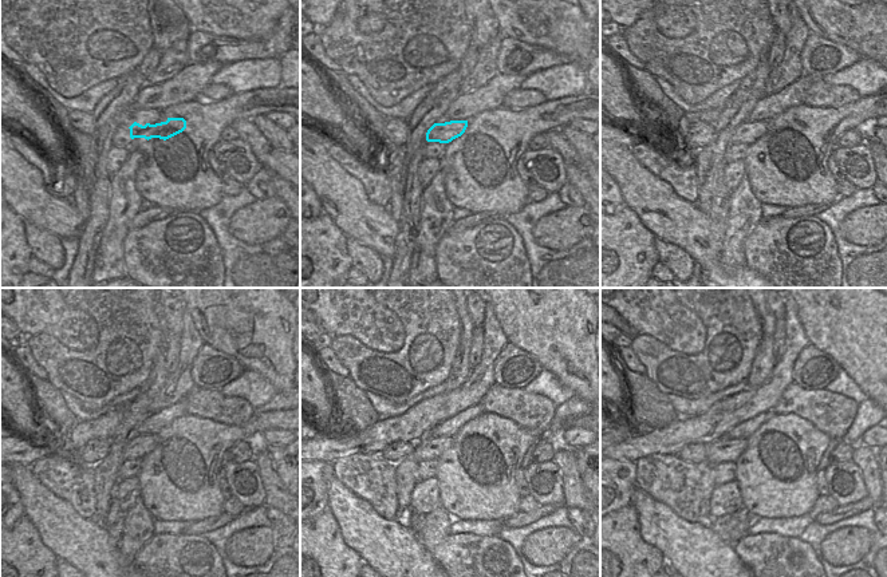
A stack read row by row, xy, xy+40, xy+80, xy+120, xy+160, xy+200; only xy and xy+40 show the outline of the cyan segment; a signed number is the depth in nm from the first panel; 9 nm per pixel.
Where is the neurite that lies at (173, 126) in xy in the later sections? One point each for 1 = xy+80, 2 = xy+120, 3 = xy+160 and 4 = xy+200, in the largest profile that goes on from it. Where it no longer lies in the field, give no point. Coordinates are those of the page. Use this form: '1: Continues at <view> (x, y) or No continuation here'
1: Continues at xy+80 (748, 133)
2: Continues at xy+120 (140, 445)
3: Continues at xy+160 (426, 449)
4: Continues at xy+200 (725, 450).

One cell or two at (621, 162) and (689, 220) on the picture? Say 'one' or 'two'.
one

